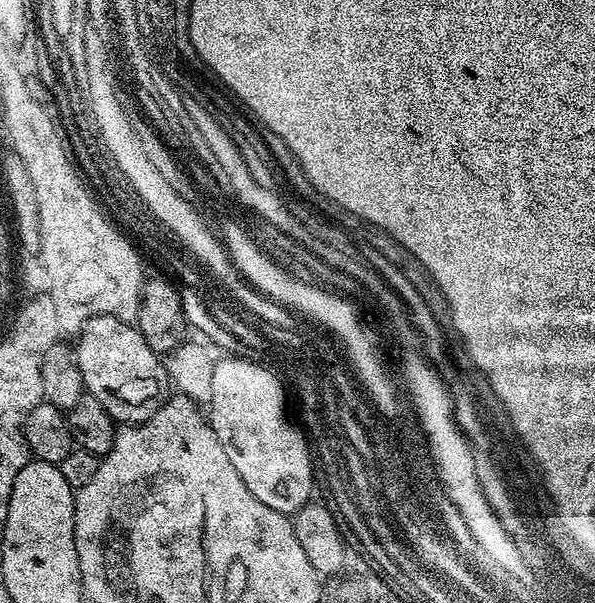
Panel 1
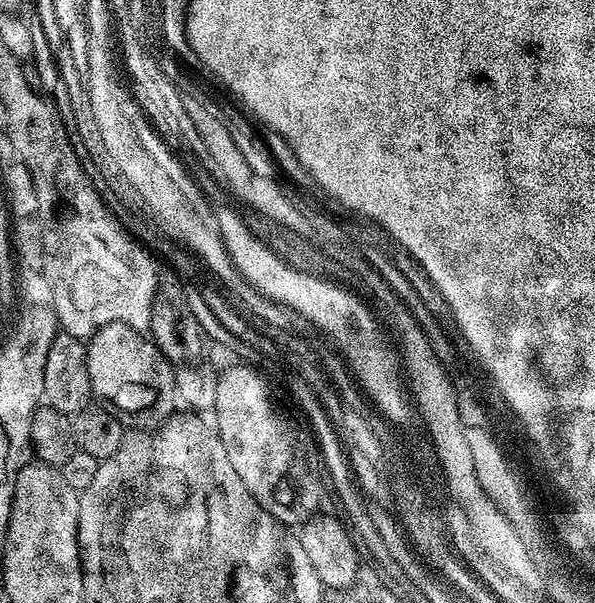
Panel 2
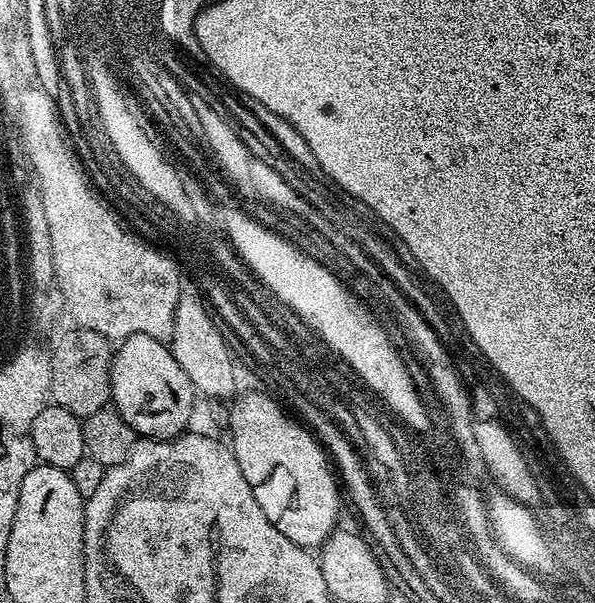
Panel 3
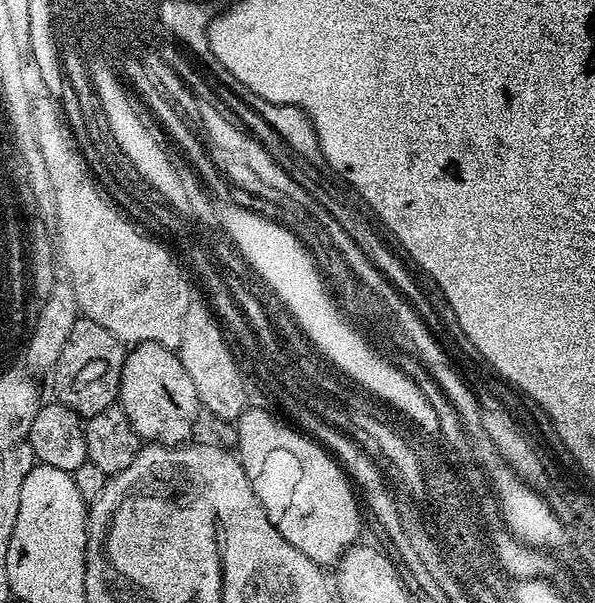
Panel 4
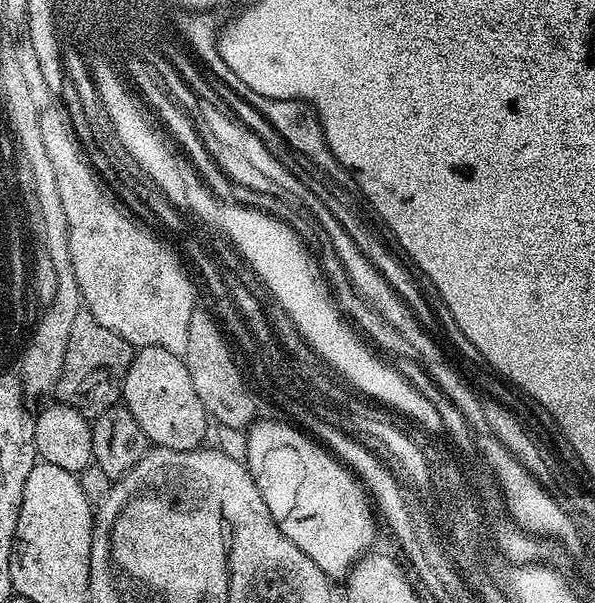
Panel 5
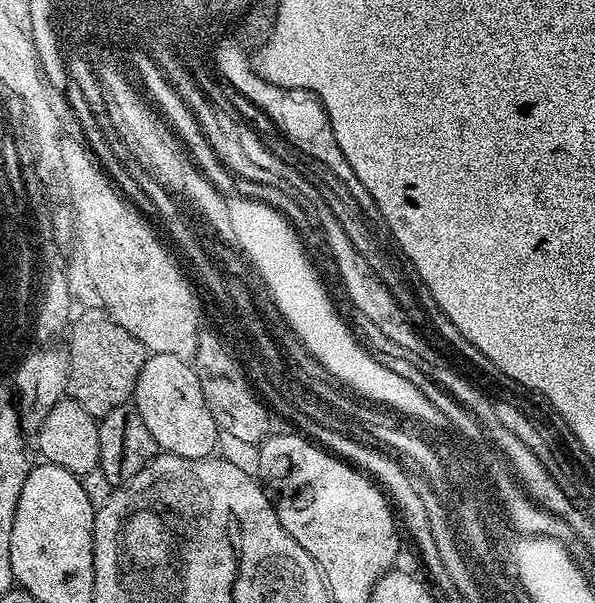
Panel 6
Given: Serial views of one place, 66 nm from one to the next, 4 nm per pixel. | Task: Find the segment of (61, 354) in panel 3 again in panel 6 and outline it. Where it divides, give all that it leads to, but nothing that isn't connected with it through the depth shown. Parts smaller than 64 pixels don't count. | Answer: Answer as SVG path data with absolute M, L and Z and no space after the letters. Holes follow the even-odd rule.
M85 307L82 312L84 313L73 324L71 321L70 331L67 333L69 336L66 347L70 362L67 395L76 400L78 406L82 406L82 410L86 410L94 417L103 418L106 413L114 410L119 404L127 404L132 400L136 379L142 366L148 361L150 353L142 346L142 342L138 342L138 338L134 338L134 334L122 330L122 326L118 326L118 322L114 322L114 318L102 309Z

